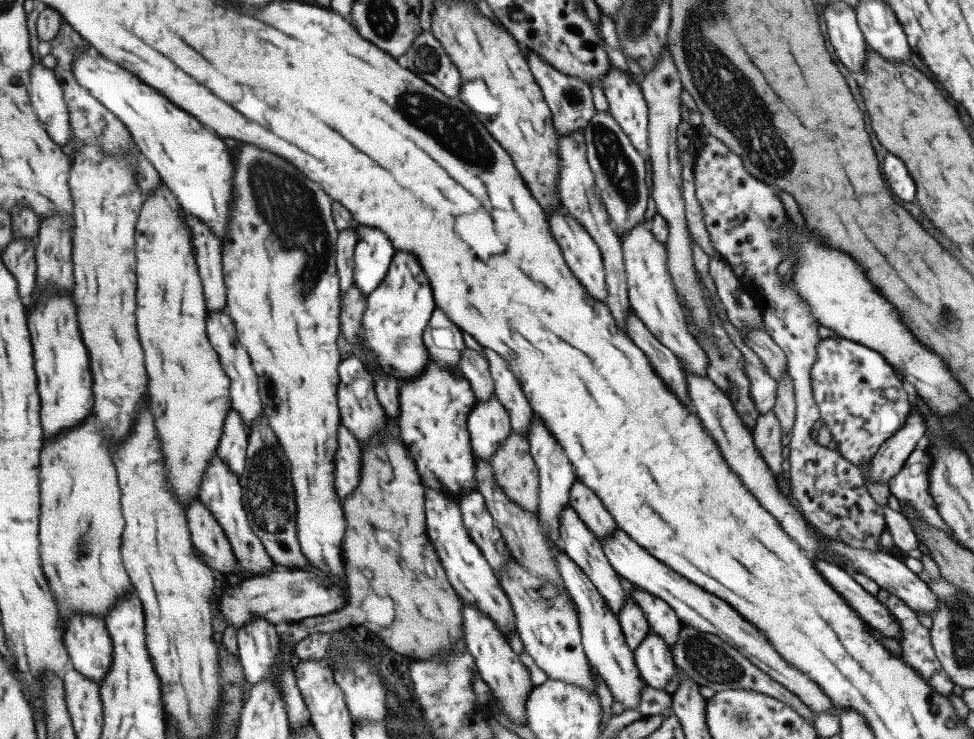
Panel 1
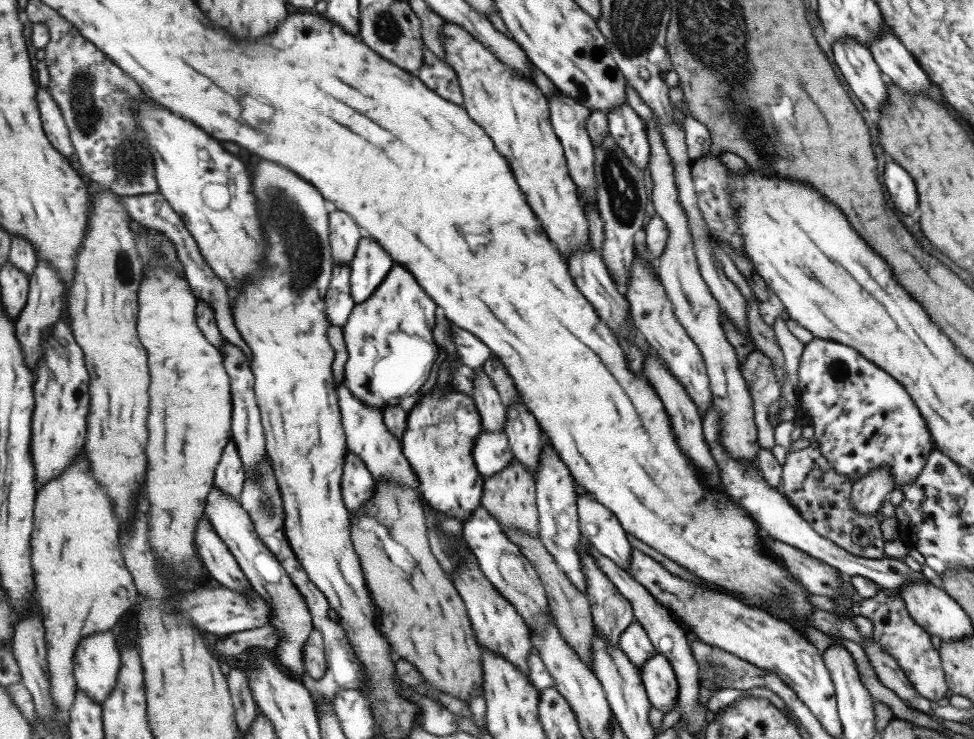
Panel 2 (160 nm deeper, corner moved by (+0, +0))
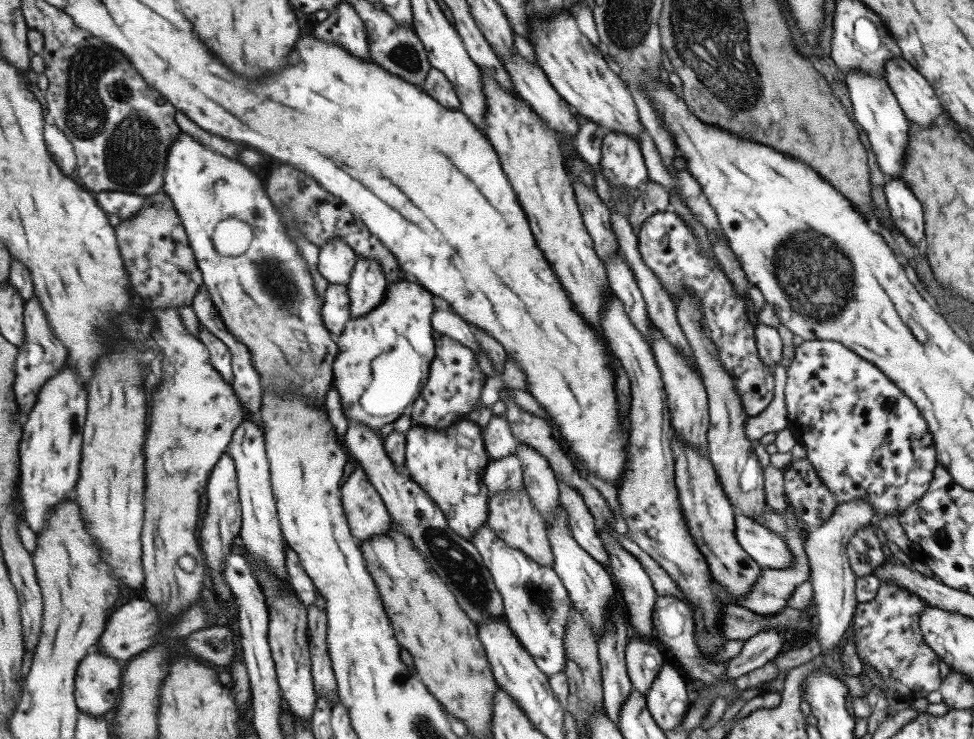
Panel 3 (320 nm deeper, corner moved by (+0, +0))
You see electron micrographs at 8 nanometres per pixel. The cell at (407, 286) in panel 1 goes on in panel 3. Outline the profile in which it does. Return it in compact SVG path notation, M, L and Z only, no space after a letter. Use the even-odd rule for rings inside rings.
M400 278L389 282L388 294L380 306L361 318L352 318L345 331L336 337L340 351L333 363L334 386L340 395L347 422L364 422L377 431L386 430L419 398L429 378L427 366L433 358L433 330L429 326L429 316L432 316L433 309L429 291L421 290L415 283Z

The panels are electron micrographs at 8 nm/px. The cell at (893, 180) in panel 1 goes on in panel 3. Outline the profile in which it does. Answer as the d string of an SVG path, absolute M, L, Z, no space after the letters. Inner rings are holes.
M897 176L888 178L883 192L892 223L908 244L917 247L924 236L923 209L920 202L913 198L913 193Z

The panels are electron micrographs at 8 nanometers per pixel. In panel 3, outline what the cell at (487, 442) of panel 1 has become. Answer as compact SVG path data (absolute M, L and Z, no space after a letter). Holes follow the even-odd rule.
M515 454L505 458L488 458L483 484L489 494L504 490L524 490L520 460Z

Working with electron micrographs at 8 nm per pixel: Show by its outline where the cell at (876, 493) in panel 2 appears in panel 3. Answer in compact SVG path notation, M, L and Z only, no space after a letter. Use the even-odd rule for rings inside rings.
M854 498L849 502L837 505L833 512L829 515L829 518L819 527L807 529L807 540L805 540L804 551L807 555L807 561L809 562L809 578L811 589L813 592L813 602L815 604L815 616L817 616L817 628L815 632L815 638L819 641L820 650L825 652L827 657L824 658L823 666L826 667L829 675L835 677L836 675L845 675L842 670L839 655L831 652L832 648L839 646L839 638L843 636L845 629L849 622L852 621L852 614L854 613L855 606L858 604L855 601L854 582L855 575L849 569L849 562L846 556L847 540L855 534L856 531L860 531L865 525L872 524L873 511L870 504L862 498Z

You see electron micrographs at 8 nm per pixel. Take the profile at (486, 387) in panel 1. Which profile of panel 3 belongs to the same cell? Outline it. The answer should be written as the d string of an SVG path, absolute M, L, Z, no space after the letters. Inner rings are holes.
M491 417L488 420L482 429L482 439L488 458L505 458L516 451L517 442L503 417Z

